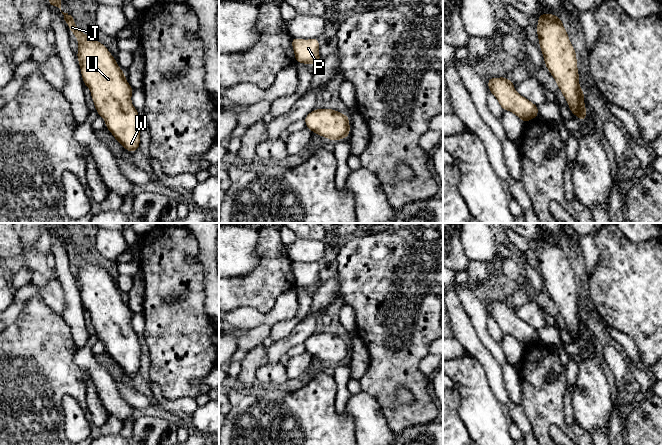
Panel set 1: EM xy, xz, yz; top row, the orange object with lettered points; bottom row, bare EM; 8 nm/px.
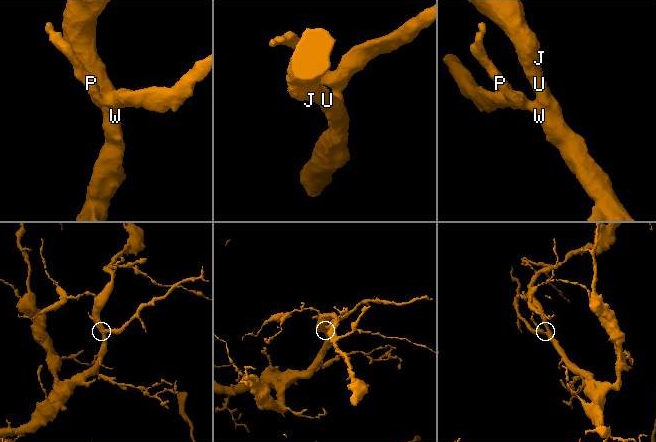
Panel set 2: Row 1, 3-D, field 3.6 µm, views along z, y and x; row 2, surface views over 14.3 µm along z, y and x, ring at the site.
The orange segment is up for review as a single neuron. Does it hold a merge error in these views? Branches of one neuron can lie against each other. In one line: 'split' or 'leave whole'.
leave whole

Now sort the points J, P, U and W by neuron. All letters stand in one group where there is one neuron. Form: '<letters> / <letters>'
J P U W

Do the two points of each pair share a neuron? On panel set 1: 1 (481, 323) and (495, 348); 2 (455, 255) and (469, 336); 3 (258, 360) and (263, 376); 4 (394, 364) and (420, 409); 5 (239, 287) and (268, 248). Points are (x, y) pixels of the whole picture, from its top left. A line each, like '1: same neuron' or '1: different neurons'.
1: same neuron
2: different neurons
3: different neurons
4: same neuron
5: same neuron

